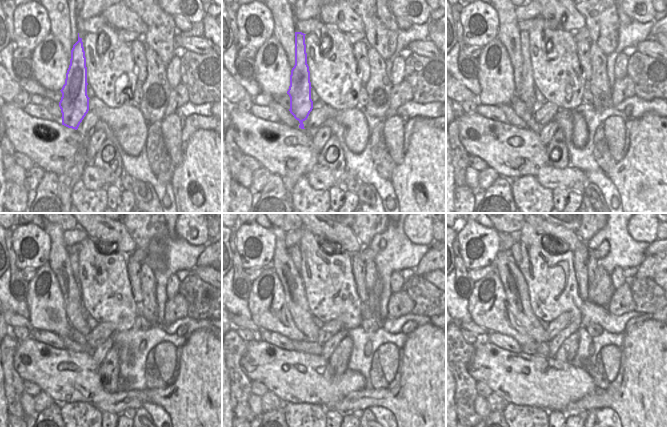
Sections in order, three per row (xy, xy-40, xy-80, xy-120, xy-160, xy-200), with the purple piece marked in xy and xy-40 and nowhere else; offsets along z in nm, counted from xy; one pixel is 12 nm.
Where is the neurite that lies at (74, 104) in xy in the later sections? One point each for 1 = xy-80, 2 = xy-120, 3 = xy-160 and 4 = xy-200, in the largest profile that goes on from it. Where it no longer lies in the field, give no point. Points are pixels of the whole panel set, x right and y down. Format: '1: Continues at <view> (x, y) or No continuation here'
1: Continues at xy-80 (526, 95)
2: Continues at xy-120 (73, 257)
3: Continues at xy-160 (293, 250)
4: Continues at xy-200 (515, 250).

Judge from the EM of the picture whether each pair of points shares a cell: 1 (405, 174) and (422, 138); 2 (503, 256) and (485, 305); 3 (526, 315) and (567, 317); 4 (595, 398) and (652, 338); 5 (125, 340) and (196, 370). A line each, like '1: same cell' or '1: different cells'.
1: same cell
2: different cells
3: different cells
4: same cell
5: different cells

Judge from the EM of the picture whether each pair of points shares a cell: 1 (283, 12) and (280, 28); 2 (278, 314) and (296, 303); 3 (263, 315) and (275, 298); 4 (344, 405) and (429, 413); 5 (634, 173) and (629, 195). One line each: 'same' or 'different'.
1: same
2: different
3: same
4: same
5: same

